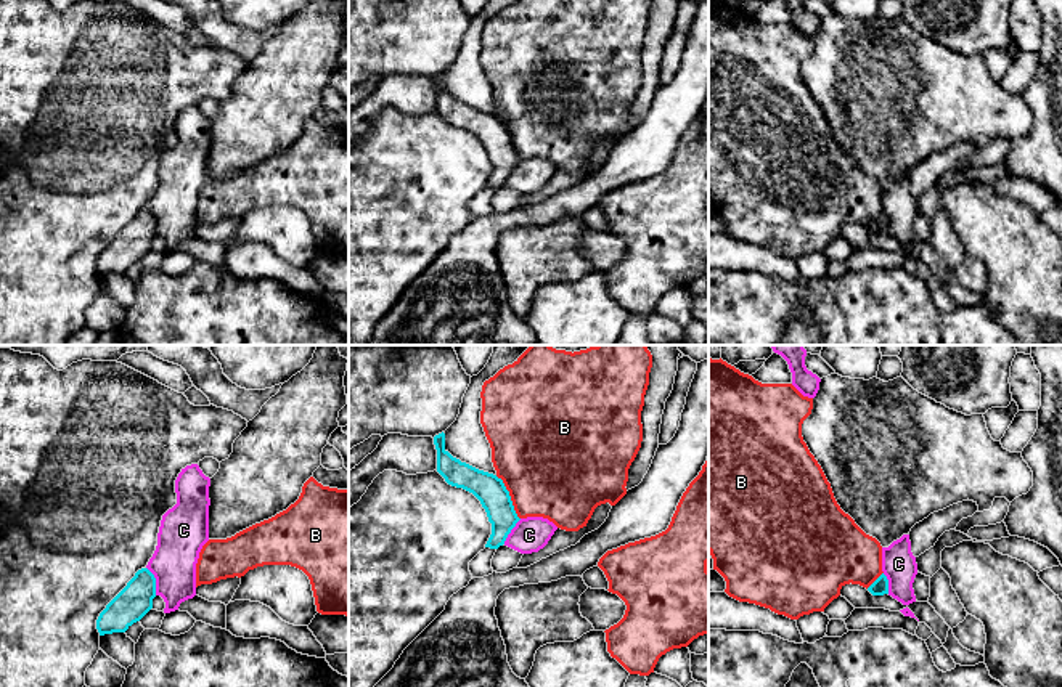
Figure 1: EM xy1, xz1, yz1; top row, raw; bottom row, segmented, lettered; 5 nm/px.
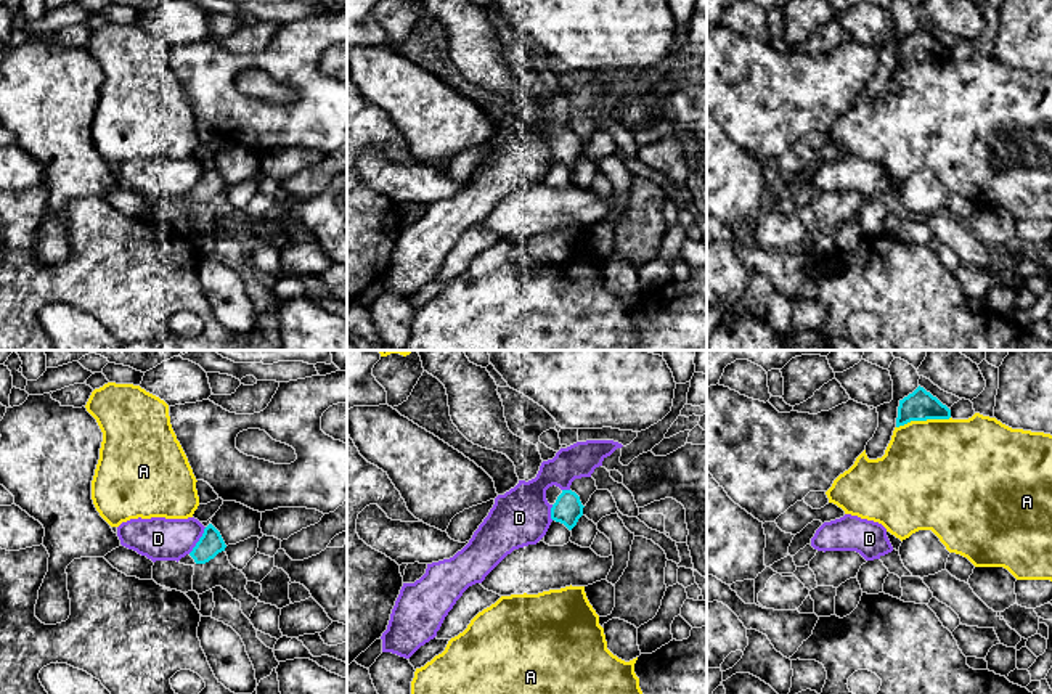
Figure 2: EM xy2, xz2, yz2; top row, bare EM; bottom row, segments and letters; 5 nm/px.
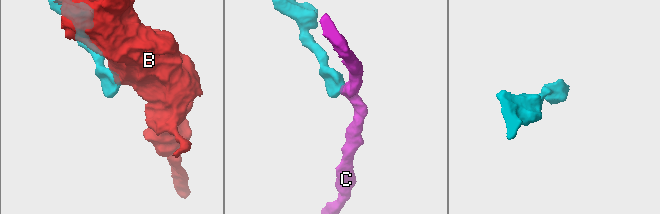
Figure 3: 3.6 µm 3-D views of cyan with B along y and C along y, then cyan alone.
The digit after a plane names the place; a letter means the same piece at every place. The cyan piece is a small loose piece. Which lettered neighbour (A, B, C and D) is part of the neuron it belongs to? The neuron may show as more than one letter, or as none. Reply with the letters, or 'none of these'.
none of these

